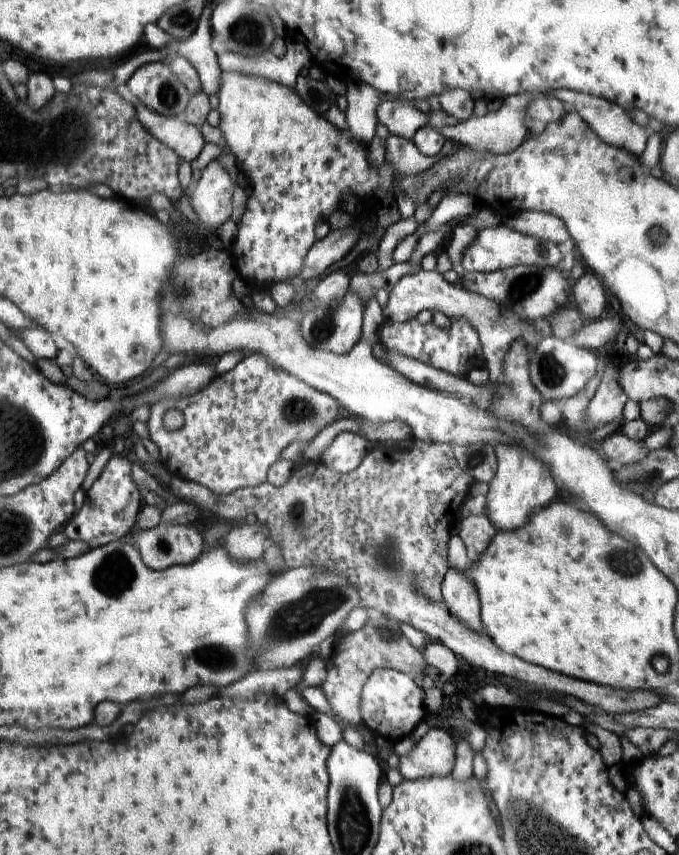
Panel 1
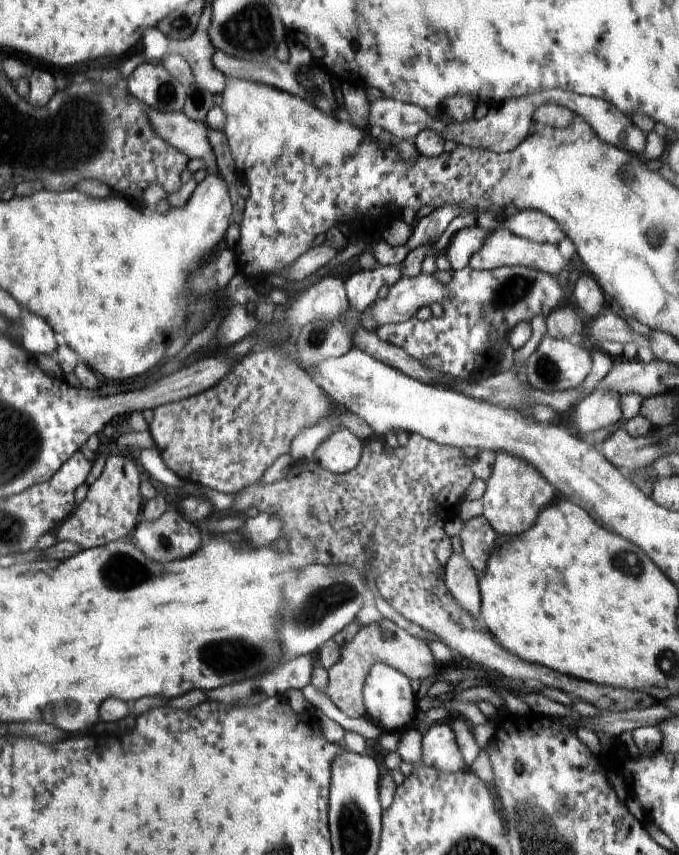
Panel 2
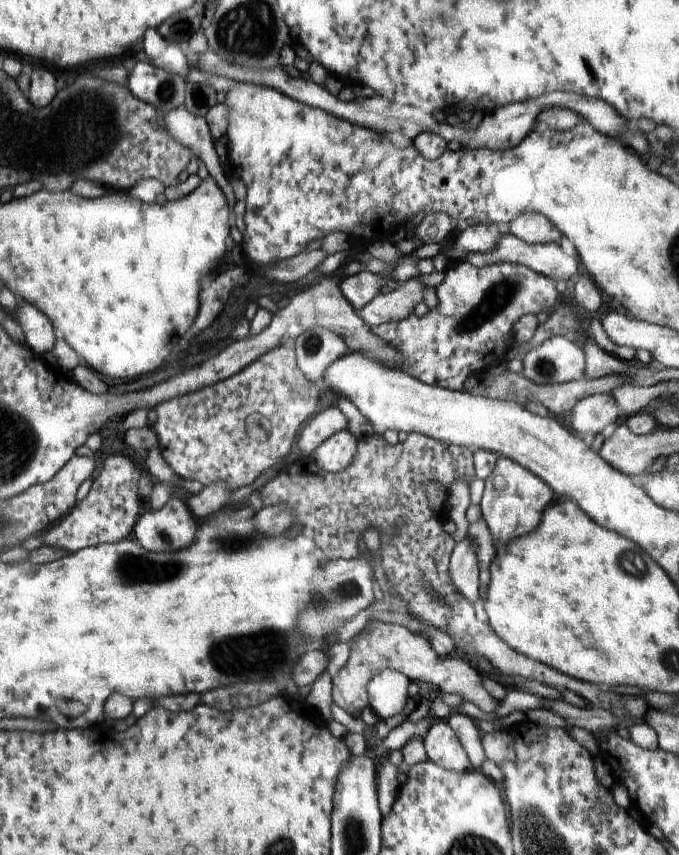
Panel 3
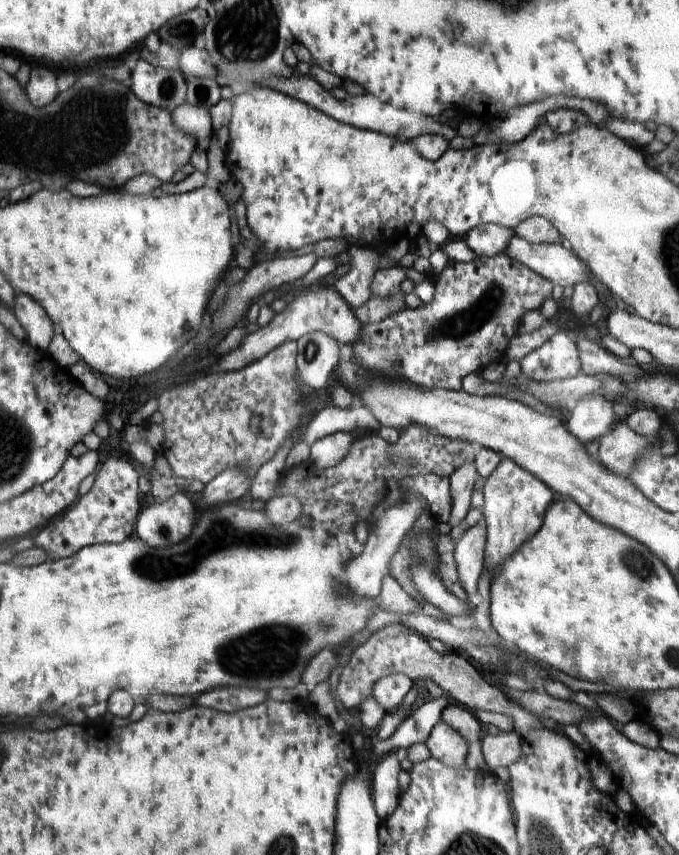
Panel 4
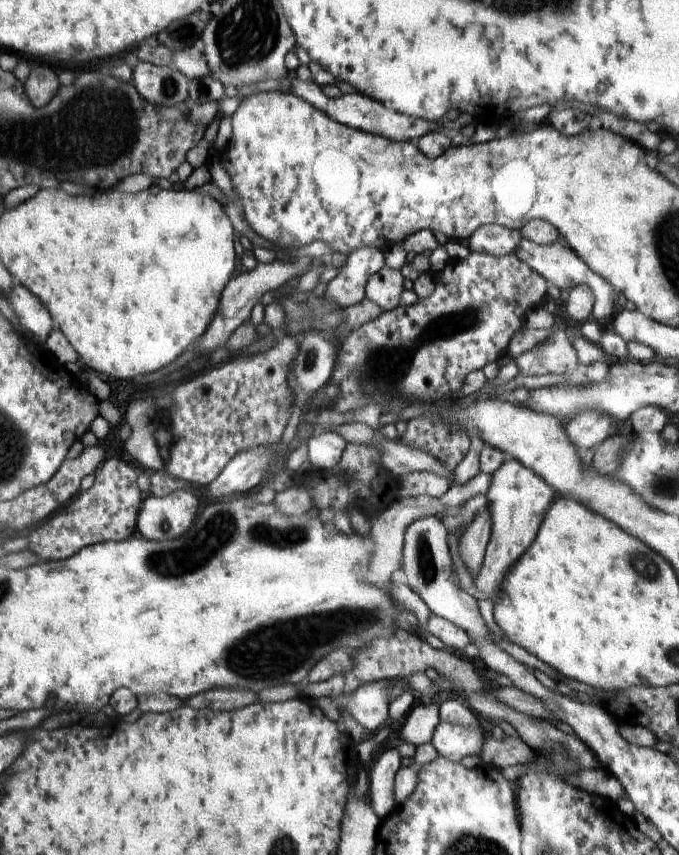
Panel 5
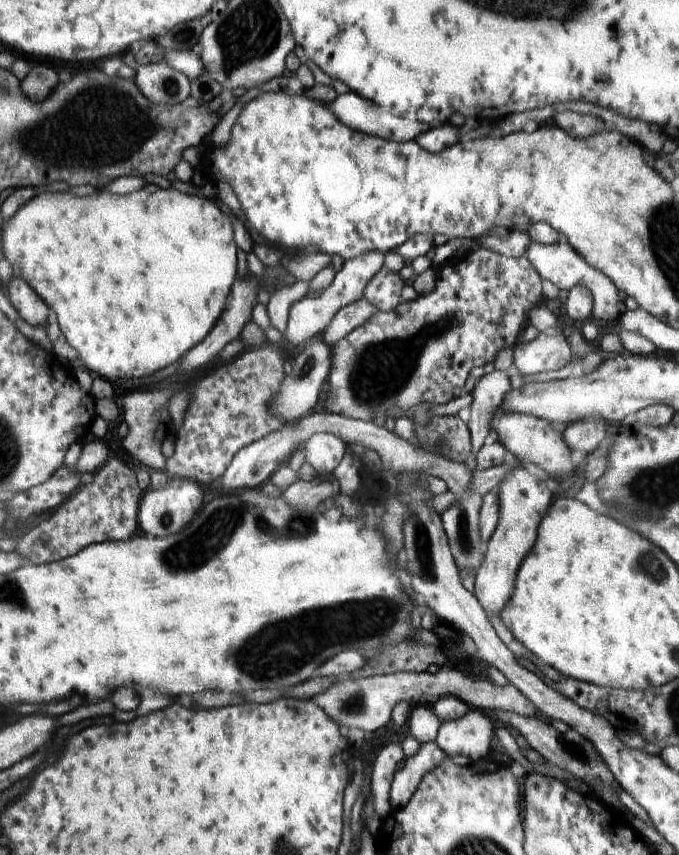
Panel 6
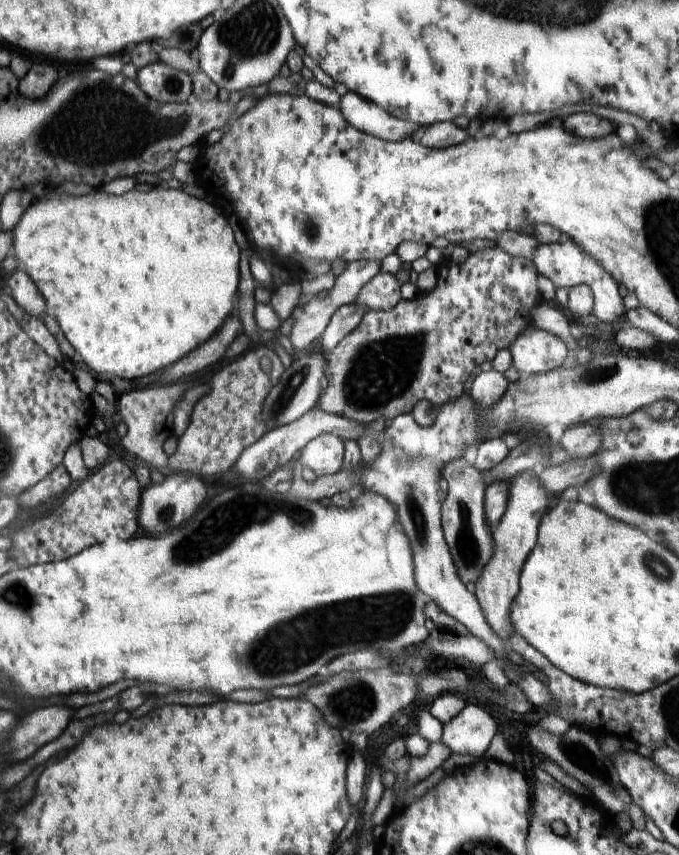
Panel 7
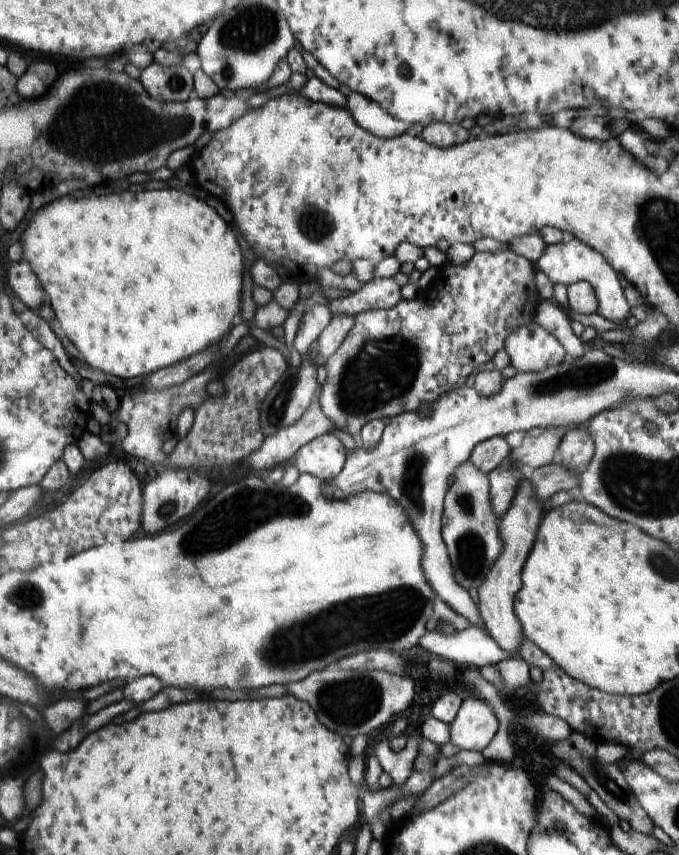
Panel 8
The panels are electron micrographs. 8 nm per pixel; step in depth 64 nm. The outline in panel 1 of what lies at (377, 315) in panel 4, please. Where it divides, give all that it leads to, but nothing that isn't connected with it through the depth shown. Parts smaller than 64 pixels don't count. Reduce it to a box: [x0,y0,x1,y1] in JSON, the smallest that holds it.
[382,271,536,382]

